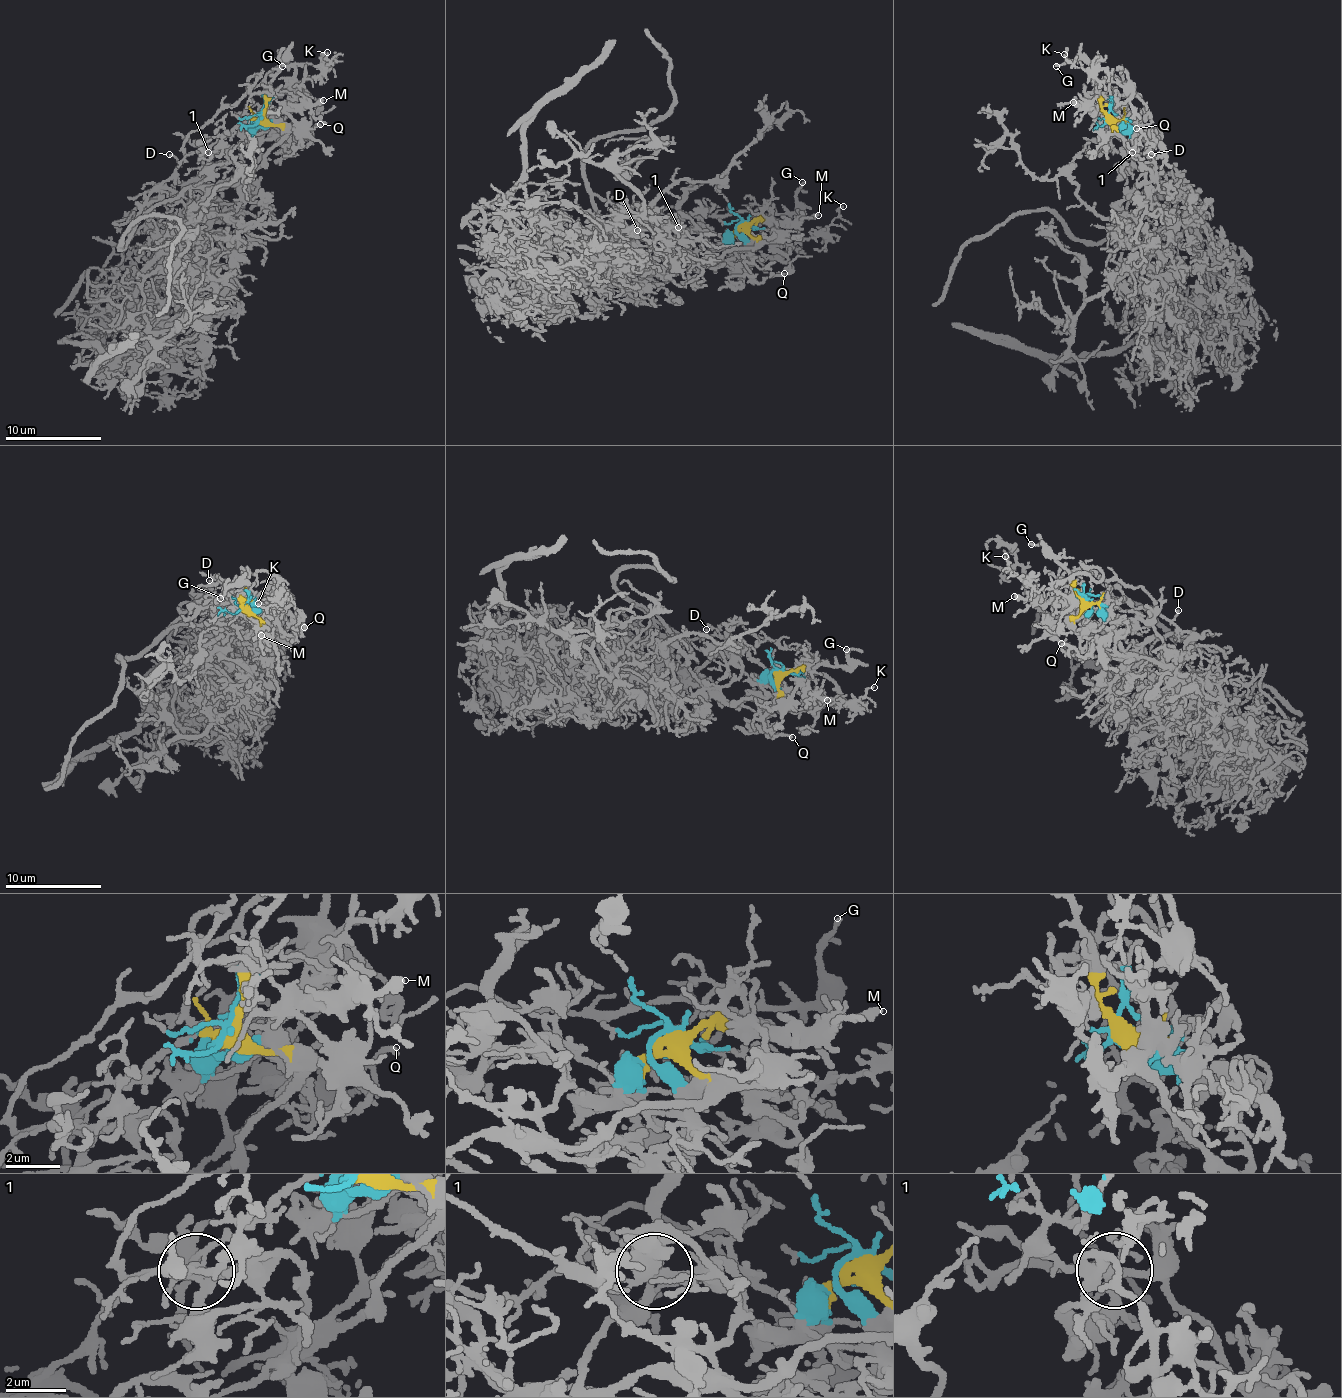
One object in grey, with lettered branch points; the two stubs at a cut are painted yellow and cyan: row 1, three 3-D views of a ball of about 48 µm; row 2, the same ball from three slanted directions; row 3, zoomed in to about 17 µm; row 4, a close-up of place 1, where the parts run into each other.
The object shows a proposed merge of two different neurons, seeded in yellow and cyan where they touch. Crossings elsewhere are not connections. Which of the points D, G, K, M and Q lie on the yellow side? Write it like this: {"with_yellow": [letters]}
{"with_yellow": ["G"]}

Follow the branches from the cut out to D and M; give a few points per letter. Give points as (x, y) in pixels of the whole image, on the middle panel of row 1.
D: (742, 224), (716, 246), (702, 234), (680, 229), (669, 219), (645, 231), (637, 231)
M: (742, 224), (754, 228), (754, 213), (761, 206), (767, 206), (775, 221), (801, 222), (819, 214)

